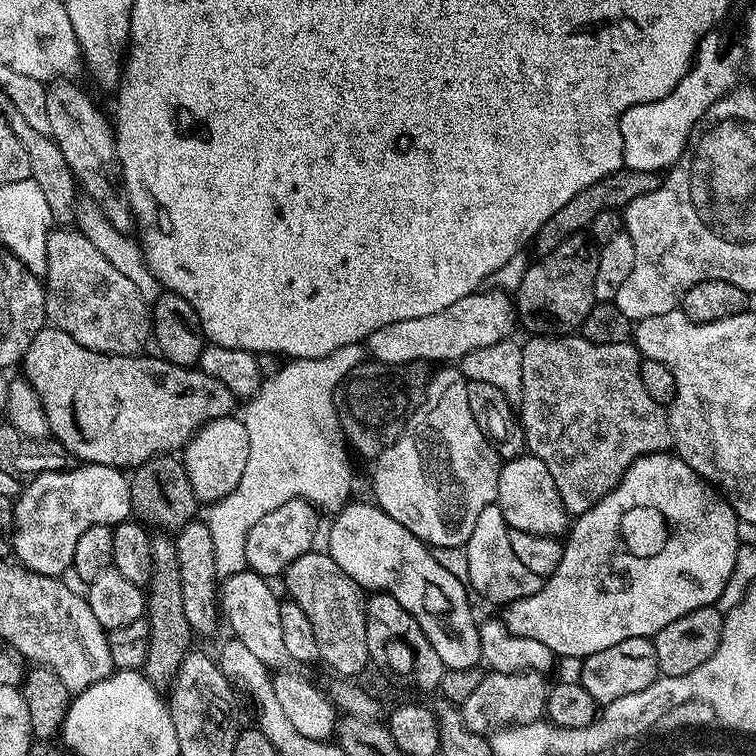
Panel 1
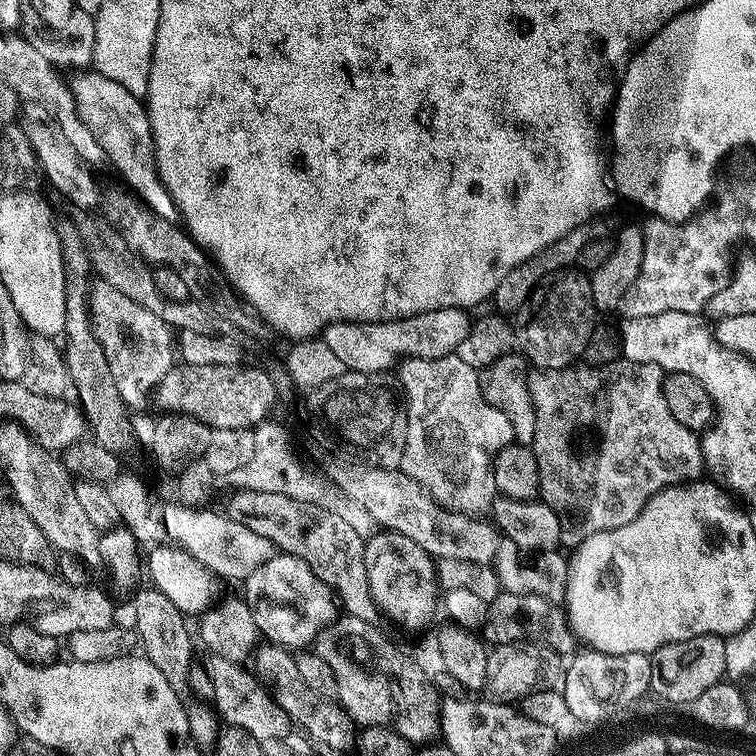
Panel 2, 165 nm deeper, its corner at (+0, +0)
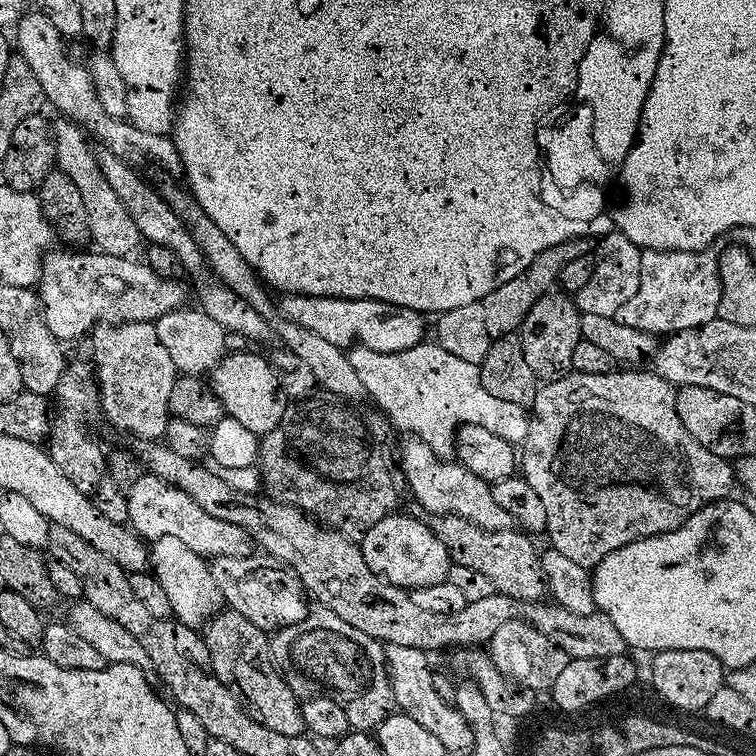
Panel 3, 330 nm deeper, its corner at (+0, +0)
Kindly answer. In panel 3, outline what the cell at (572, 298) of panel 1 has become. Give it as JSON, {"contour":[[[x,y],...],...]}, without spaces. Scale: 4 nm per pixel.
{"contour":[[[560,290],[548,292],[534,306],[530,306],[530,314],[519,326],[518,335],[522,342],[522,354],[526,354],[526,363],[534,370],[537,381],[547,382],[567,376],[572,371],[574,346],[581,340],[581,311],[576,307],[575,299]]]}

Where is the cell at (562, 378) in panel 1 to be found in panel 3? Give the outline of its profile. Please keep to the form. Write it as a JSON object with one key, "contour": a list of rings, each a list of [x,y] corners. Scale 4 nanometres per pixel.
{"contour":[[[613,370],[606,374],[582,374],[571,371],[567,376],[557,380],[541,383],[530,406],[526,438],[522,442],[522,451],[518,456],[518,464],[522,469],[524,480],[530,482],[530,486],[537,492],[542,502],[542,507],[546,509],[546,537],[548,536],[549,540],[547,543],[554,550],[558,550],[558,554],[578,562],[578,566],[589,570],[595,568],[598,562],[602,562],[606,554],[630,542],[661,536],[663,532],[674,530],[702,506],[725,499],[731,493],[728,491],[731,490],[732,484],[734,485],[733,465],[718,454],[710,454],[710,450],[706,450],[706,446],[702,446],[698,438],[693,438],[690,430],[686,430],[686,426],[682,426],[682,418],[678,418],[676,409],[676,388],[673,384],[663,380],[655,370],[636,371],[640,370]]]}

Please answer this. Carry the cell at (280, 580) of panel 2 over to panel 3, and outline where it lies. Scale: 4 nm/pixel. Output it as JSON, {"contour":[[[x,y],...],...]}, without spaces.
{"contour":[[[265,554],[215,557],[209,568],[214,582],[222,591],[224,604],[267,632],[275,632],[286,625],[300,624],[309,612],[305,588],[297,574],[285,563]]]}

